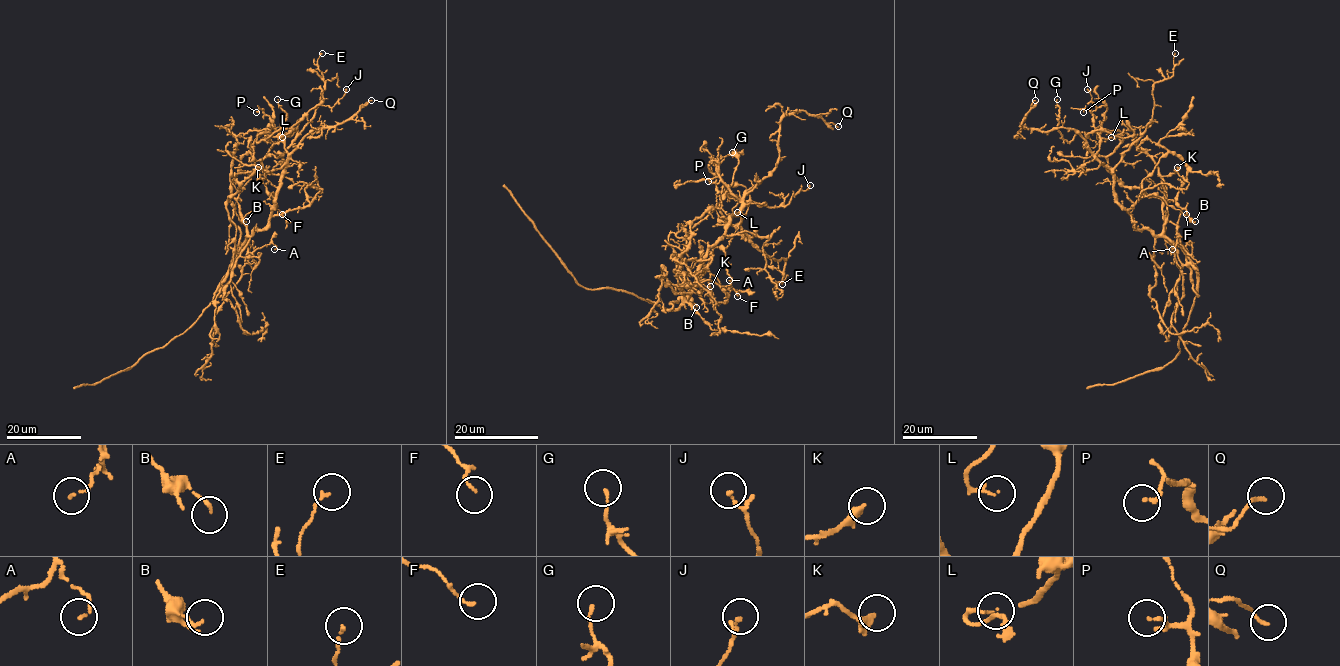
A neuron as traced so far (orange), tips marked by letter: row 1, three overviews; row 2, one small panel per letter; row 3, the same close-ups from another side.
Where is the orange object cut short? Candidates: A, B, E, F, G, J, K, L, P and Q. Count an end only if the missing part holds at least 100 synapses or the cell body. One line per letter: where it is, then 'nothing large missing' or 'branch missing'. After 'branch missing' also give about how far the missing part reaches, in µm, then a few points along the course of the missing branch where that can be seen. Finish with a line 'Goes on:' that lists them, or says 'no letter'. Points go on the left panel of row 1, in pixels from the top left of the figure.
A: at (274, 249); nothing large missing
B: at (246, 221); nothing large missing
E: at (322, 53); nothing large missing
F: at (282, 214); nothing large missing
G: at (277, 99); nothing large missing
J: at (346, 89); nothing large missing
K: at (258, 167); nothing large missing
L: at (282, 137); nothing large missing
P: at (256, 112); nothing large missing
Q: at (371, 100); nothing large missing
Goes on: no letter

